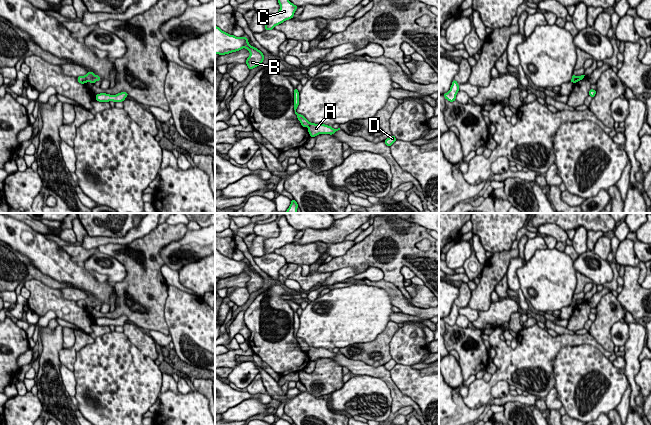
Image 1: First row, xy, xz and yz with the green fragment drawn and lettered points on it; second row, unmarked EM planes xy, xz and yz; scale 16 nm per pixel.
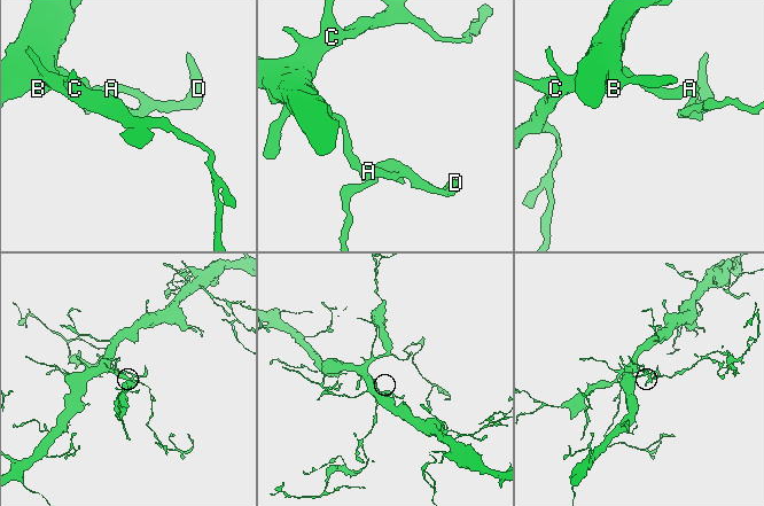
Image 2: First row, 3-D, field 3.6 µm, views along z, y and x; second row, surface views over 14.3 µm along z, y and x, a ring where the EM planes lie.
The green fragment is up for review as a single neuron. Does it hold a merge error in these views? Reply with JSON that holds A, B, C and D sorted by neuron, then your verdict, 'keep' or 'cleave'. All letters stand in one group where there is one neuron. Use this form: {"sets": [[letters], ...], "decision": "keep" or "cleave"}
{"sets": [["A", "D"], ["B", "C"]], "decision": "cleave"}

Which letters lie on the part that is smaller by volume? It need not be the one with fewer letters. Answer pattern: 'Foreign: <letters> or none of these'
Foreign: A, D

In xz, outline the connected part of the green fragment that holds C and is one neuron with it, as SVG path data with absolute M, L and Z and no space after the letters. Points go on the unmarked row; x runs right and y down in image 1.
M284 216L276 220L280 233L275 238L267 238L264 241L265 255L272 254L276 249L283 247L286 244L292 243L298 230L289 225Z

